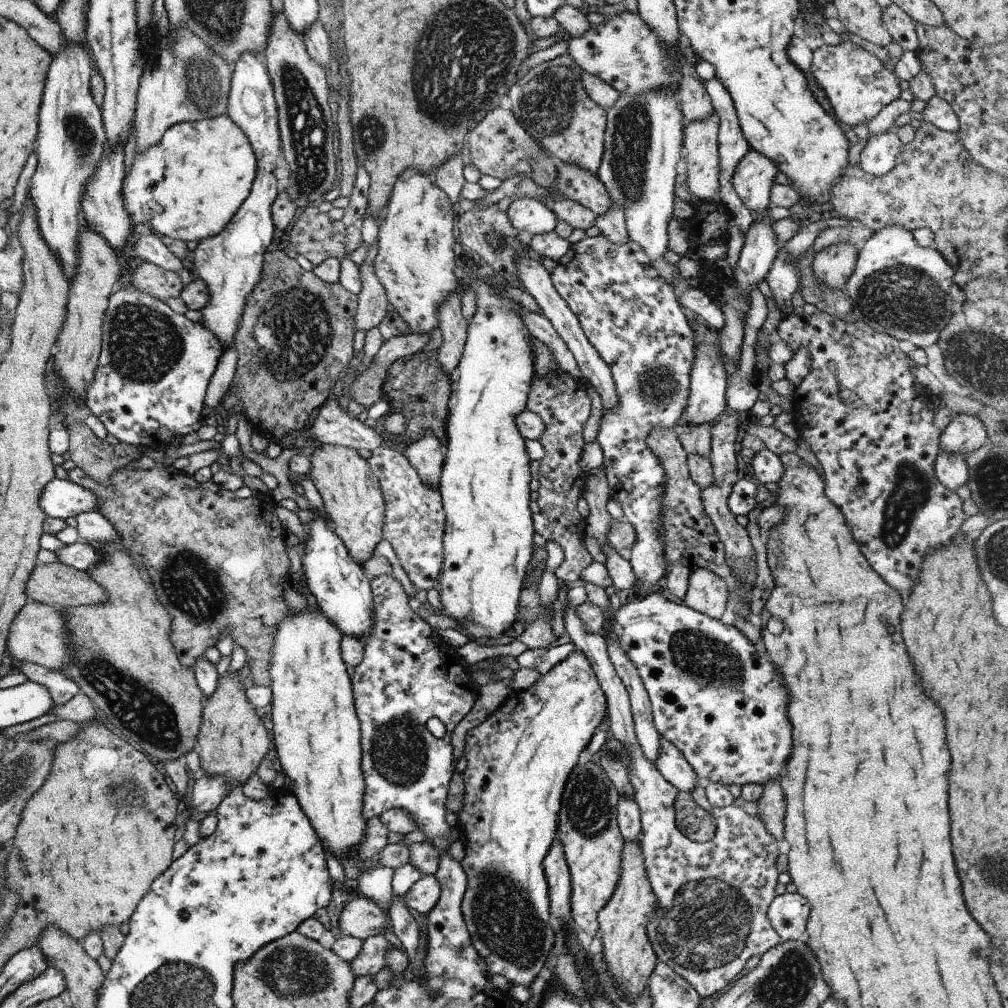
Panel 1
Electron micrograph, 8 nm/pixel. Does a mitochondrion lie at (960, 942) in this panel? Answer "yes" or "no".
no

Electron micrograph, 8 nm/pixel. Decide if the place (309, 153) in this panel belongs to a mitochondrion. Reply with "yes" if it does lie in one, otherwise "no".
yes

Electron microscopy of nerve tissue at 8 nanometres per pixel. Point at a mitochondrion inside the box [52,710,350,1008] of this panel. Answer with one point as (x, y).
(292, 973)

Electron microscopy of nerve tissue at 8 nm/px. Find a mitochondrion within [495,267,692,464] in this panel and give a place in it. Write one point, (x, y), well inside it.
(658, 386)

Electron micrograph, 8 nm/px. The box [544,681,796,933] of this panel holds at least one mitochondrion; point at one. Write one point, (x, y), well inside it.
(588, 802)

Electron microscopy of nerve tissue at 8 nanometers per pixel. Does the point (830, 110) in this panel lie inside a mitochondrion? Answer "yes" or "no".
no

